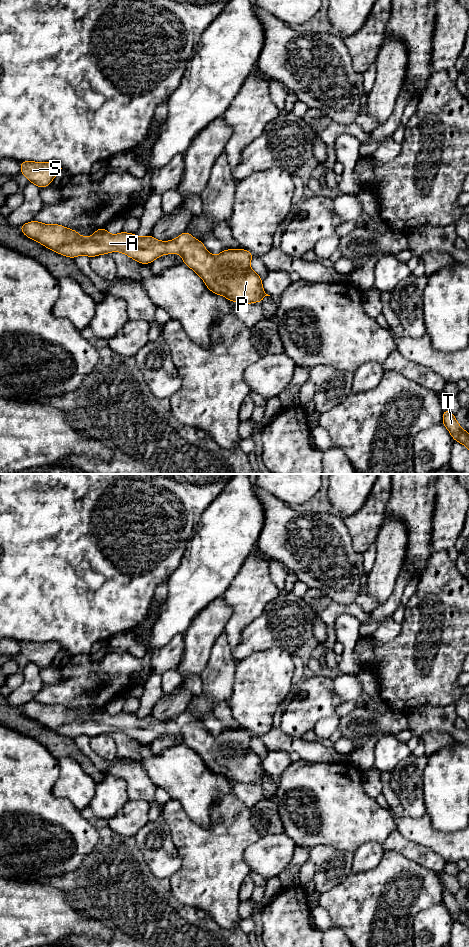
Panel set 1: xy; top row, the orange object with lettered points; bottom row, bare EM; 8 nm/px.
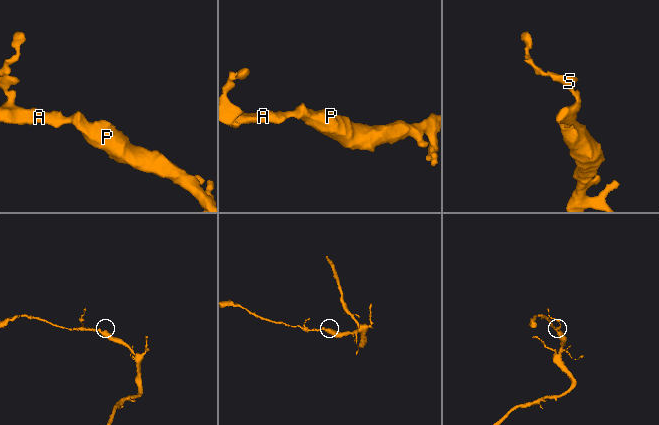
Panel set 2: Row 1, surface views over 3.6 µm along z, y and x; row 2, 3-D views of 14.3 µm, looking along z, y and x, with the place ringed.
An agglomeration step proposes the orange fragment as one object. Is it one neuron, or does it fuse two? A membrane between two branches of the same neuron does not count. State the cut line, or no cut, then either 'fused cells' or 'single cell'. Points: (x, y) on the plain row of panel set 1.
no cut | single cell

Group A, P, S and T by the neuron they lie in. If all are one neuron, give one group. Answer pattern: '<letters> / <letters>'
A P S T

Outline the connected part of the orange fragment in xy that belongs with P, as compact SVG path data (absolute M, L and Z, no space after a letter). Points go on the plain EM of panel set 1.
M34 700L18 707L30 719L72 739L79 735L87 735L92 738L116 731L126 734L141 744L149 745L161 735L180 733L183 743L202 758L211 772L222 775L231 782L238 781L252 784L258 781L261 784L265 776L270 776L262 768L262 758L250 748L250 741L254 736L251 732L244 729L225 729L219 735L213 736L206 730L202 721L196 720L187 711L174 720L163 722L156 720L151 714L144 718L139 718L136 713L129 714L124 711L111 715L106 711L105 707L97 709L92 717L80 717L77 710L71 710L58 704L43 704Z

